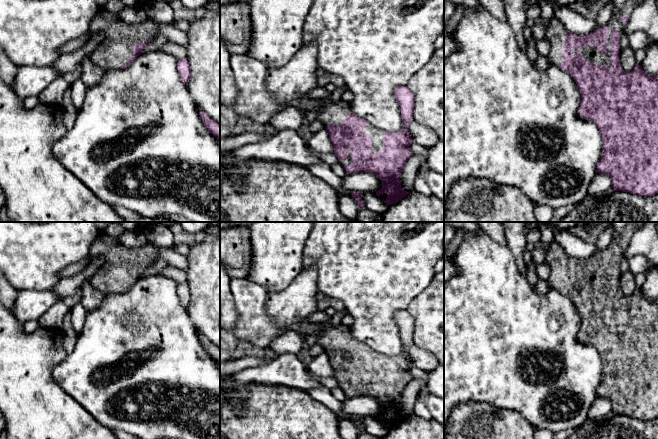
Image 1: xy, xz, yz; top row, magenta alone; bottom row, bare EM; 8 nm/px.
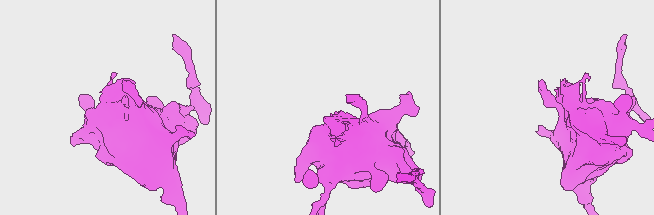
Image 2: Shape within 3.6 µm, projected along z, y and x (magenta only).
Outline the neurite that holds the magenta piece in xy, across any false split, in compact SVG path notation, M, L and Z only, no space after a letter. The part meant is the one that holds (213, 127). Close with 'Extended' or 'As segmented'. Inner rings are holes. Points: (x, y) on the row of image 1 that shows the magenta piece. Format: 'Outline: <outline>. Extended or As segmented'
Outline: M199 107L199 112L202 121L204 122L205 127L208 131L213 134L217 139L220 140L220 124L210 118L204 111L202 111Z. As segmented

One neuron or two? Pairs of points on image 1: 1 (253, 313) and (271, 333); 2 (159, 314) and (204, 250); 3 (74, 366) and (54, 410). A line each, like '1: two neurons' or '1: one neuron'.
1: one neuron
2: two neurons
3: two neurons

